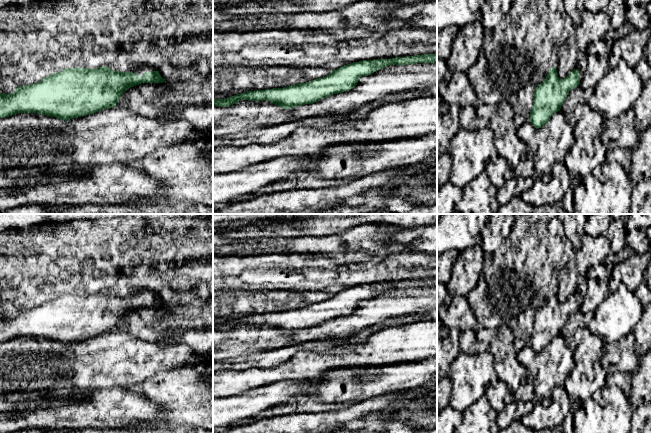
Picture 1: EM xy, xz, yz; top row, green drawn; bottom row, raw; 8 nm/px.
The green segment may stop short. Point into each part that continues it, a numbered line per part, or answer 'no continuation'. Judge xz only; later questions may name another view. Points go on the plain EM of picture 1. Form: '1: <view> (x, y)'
no continuation

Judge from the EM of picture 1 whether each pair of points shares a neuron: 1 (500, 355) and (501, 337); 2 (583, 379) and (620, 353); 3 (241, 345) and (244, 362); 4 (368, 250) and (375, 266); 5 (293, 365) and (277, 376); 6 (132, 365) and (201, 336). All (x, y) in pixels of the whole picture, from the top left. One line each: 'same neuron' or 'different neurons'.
1: same neuron
2: different neurons
3: different neurons
4: different neurons
5: same neuron
6: different neurons

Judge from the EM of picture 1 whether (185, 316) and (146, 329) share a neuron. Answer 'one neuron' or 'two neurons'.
one neuron

